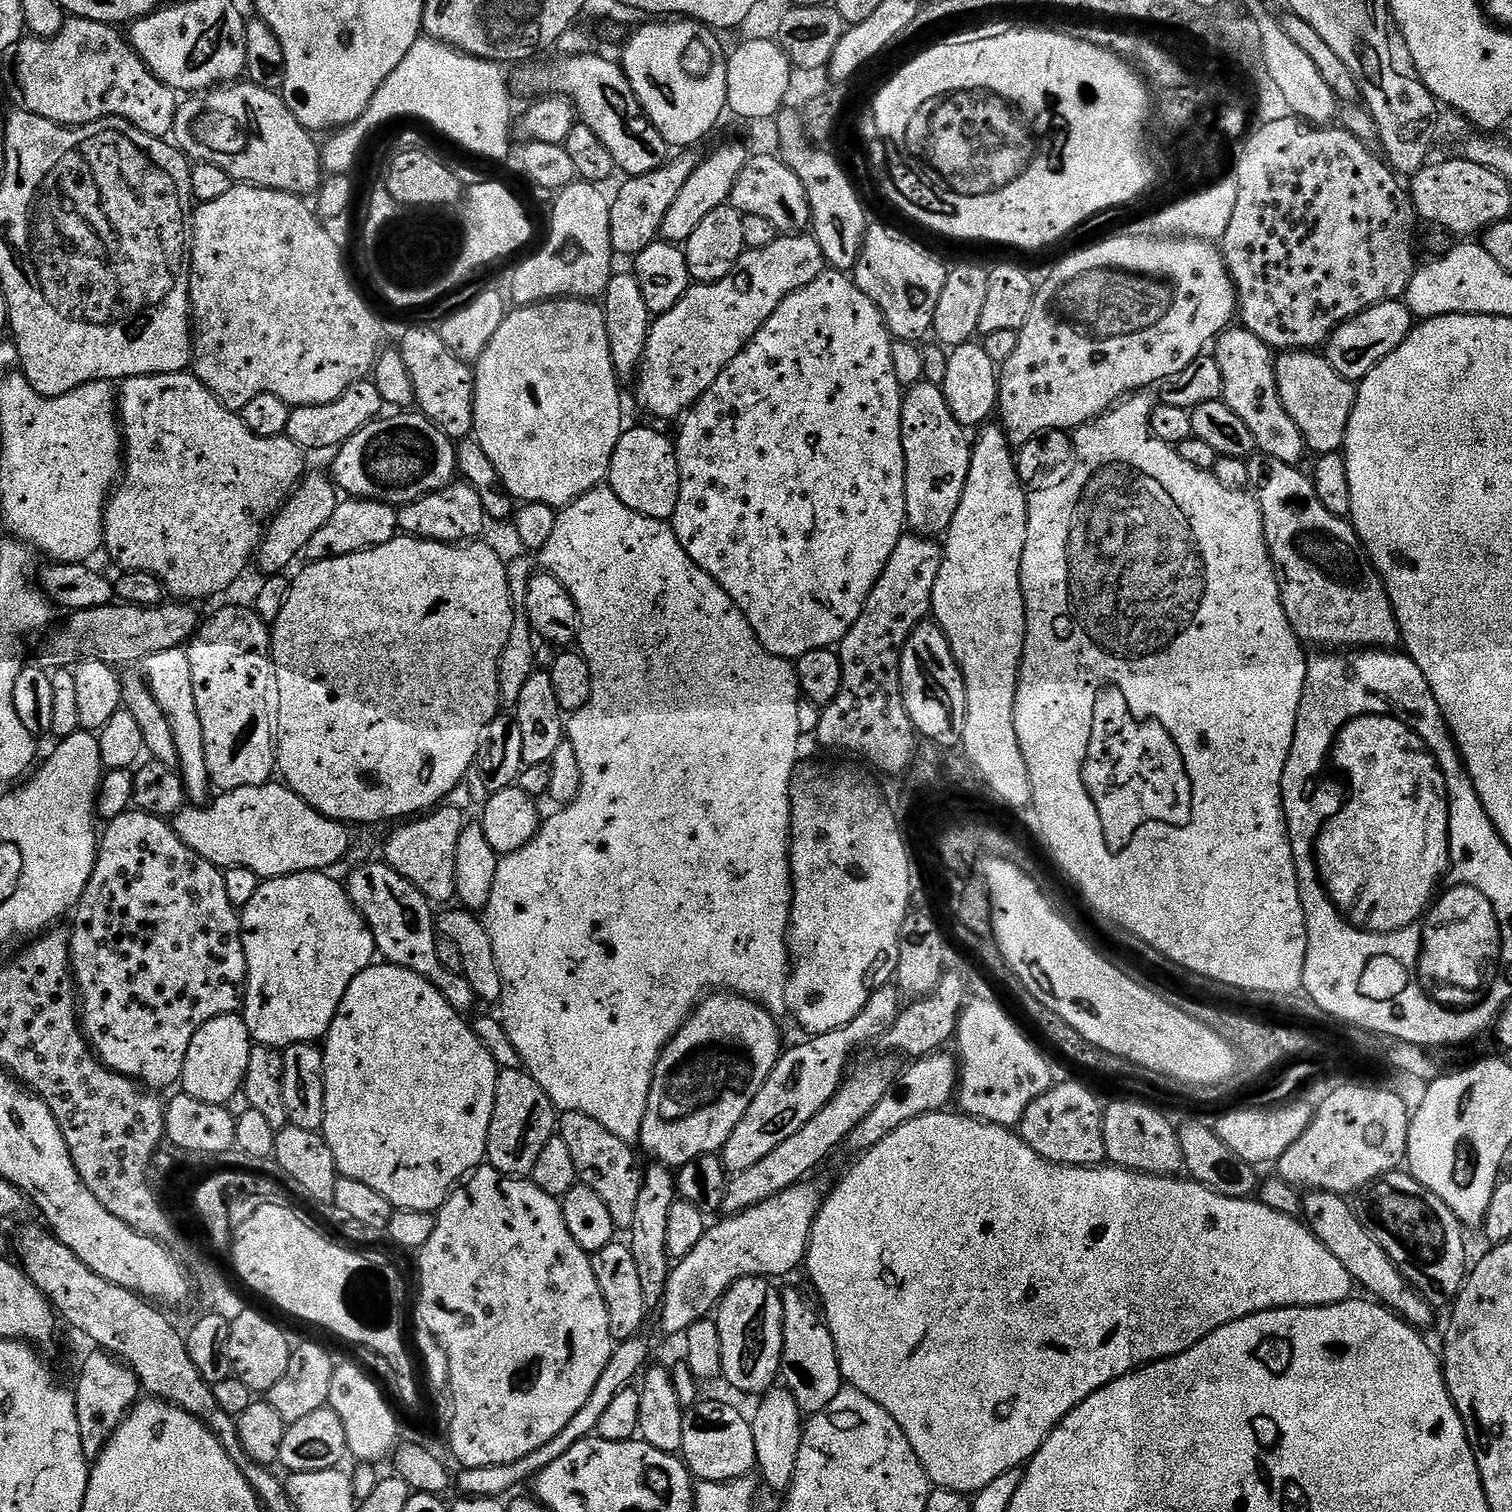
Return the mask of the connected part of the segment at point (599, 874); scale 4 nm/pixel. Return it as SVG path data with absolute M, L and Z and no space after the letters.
M601 486L590 490L586 494L578 497L573 504L568 504L565 508L559 509L556 521L554 522L554 534L550 534L550 542L541 548L538 553L540 559L539 567L548 572L574 598L576 609L580 615L581 637L578 641L579 651L588 660L590 674L592 675L592 693L590 702L582 706L582 710L571 713L570 719L566 724L567 743L574 746L574 754L578 754L578 766L582 770L582 790L576 796L573 804L563 805L559 809L557 816L552 816L543 821L540 826L540 833L536 835L530 843L518 852L510 852L500 856L498 862L498 874L494 874L494 890L490 890L490 902L482 909L482 919L484 928L490 934L490 946L494 946L494 962L498 962L498 974L502 974L502 994L498 1001L498 1019L504 1025L506 1034L510 1034L510 1042L514 1042L514 1050L518 1050L520 1062L524 1071L531 1074L534 1082L542 1086L546 1098L560 1112L581 1112L586 1114L586 1118L594 1118L594 1122L599 1122L601 1126L606 1126L614 1138L622 1138L629 1142L636 1142L640 1139L642 1130L642 1118L646 1114L646 1102L650 1094L652 1085L652 1071L656 1069L658 1058L662 1050L672 1040L672 1035L687 1022L692 1011L696 1009L697 1004L704 999L706 994L711 994L717 990L726 992L735 992L737 996L745 996L748 1000L755 1000L762 1005L767 1012L780 1018L788 1012L788 978L790 975L790 953L788 951L788 929L792 922L792 867L790 866L790 854L788 845L792 838L792 803L790 802L790 790L792 789L792 777L796 774L798 761L796 755L800 752L800 743L802 737L798 730L798 706L802 699L800 684L796 681L796 669L793 661L784 660L781 656L771 656L764 649L762 642L754 634L750 622L738 610L738 606L732 602L730 594L706 574L682 550L682 542L674 534L671 523L655 520L649 516L638 514L614 494L614 490L607 486Z

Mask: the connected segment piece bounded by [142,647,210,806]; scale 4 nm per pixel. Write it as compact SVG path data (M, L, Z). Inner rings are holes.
M183 647L162 650L162 654L154 654L142 662L142 671L154 698L158 698L158 706L162 706L162 714L166 714L166 722L170 722L174 746L180 759L178 771L184 780L187 799L193 805L203 805L209 799L208 788L210 789L206 766L206 738L202 738L202 718L198 718L198 702L194 702L194 677L190 675L188 653Z

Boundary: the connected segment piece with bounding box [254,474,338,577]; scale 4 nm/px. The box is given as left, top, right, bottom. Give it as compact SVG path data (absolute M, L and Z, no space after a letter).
M305 475L297 484L296 491L272 517L272 522L260 544L260 551L254 557L255 563L260 563L265 577L287 573L287 568L295 562L296 555L299 552L301 555L307 549L310 538L314 538L314 534L318 534L318 530L322 530L322 526L326 526L327 520L334 515L338 503L338 489L327 475L324 476Z

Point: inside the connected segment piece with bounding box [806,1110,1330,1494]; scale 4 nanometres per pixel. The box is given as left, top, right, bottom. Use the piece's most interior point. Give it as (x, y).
(978, 1293)

